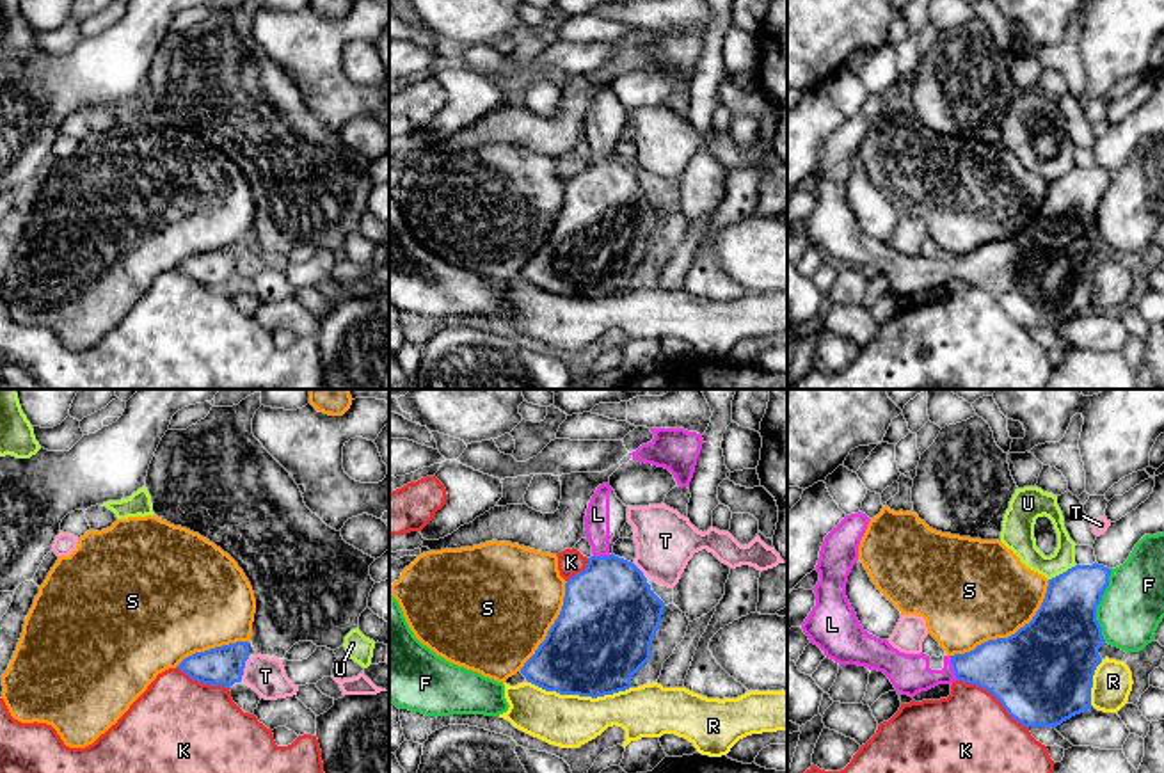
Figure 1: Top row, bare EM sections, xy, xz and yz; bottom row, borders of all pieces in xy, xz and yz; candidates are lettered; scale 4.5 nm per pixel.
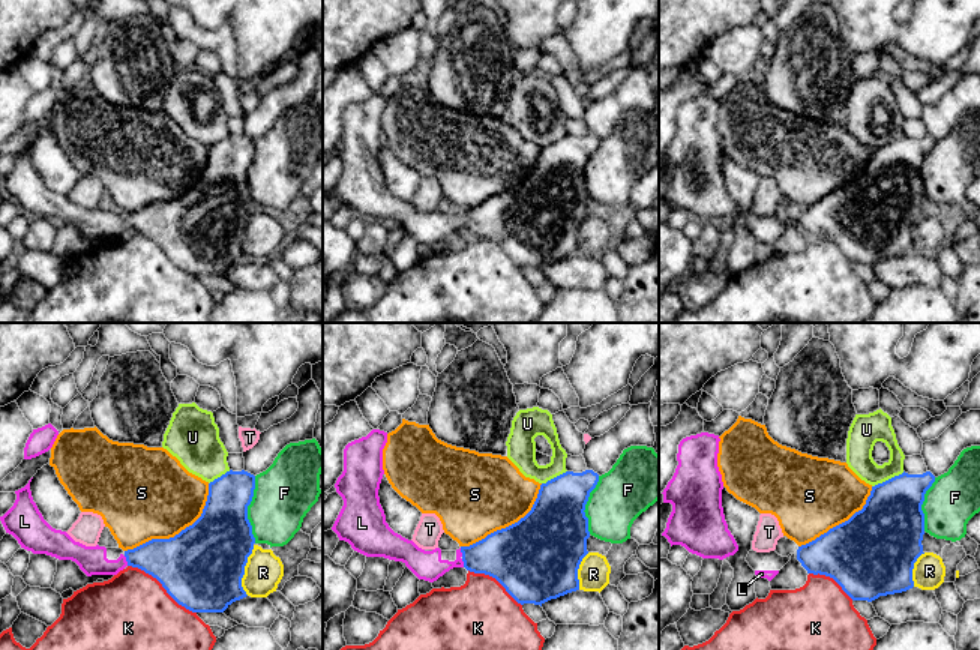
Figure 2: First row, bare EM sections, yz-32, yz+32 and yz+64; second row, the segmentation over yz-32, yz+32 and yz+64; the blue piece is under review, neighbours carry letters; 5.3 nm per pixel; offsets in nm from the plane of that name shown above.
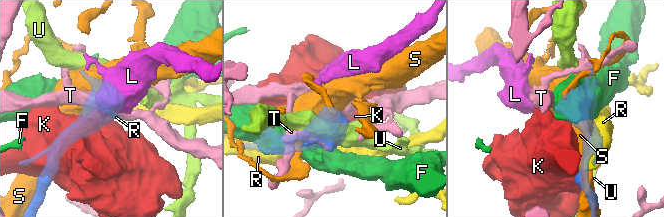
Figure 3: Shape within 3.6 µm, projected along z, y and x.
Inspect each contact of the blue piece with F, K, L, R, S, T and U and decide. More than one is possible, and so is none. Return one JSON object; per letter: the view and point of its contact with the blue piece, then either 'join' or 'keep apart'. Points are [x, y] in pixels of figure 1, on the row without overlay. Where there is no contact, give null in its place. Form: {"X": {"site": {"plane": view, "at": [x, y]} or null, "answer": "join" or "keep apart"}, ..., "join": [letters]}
{"F": {"site": {"plane": "yz", "at": [1099, 205]}, "answer": "keep apart"}, "K": {"site": {"plane": "yz", "at": [994, 297]}, "answer": "keep apart"}, "L": {"site": {"plane": "yz", "at": [953, 270]}, "answer": "join"}, "R": {"site": {"plane": "xz", "at": [580, 297]}, "answer": "keep apart"}, "S": {"site": {"plane": "yz", "at": [1012, 237]}, "answer": "keep apart"}, "T": {"site": {"plane": "xy", "at": [242, 274]}, "answer": "keep apart"}, "U": {"site": {"plane": "yz", "at": [1063, 175]}, "answer": "keep apart"}, "join": ["L"]}

